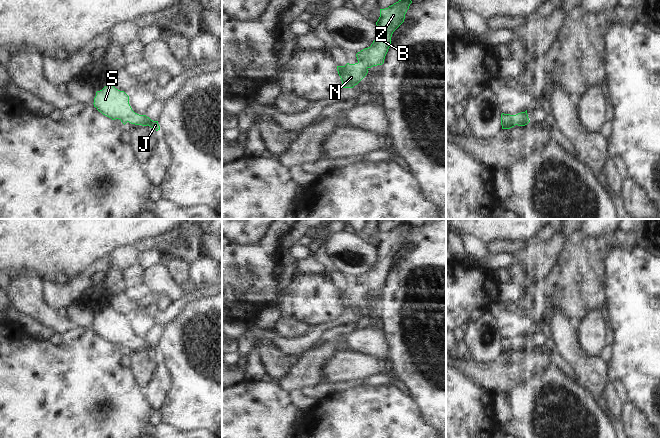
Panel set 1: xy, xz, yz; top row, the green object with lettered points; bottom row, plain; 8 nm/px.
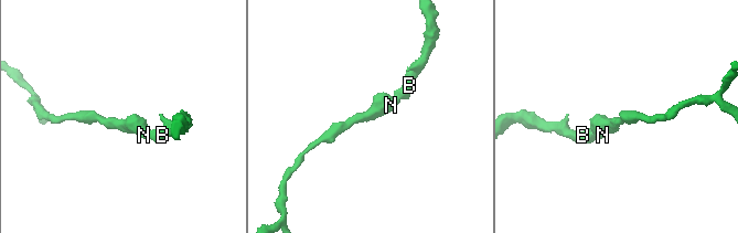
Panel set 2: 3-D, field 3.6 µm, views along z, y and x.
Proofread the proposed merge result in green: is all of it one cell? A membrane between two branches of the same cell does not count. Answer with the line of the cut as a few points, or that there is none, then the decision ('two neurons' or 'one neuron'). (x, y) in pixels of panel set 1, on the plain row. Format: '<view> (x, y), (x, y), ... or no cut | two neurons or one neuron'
no cut | one neuron

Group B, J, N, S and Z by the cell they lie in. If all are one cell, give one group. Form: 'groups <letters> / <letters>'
groups B J N S Z

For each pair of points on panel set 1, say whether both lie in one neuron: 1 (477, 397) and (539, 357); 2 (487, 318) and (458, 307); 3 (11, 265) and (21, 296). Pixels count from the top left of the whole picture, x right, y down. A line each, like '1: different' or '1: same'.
1: different
2: different
3: different

